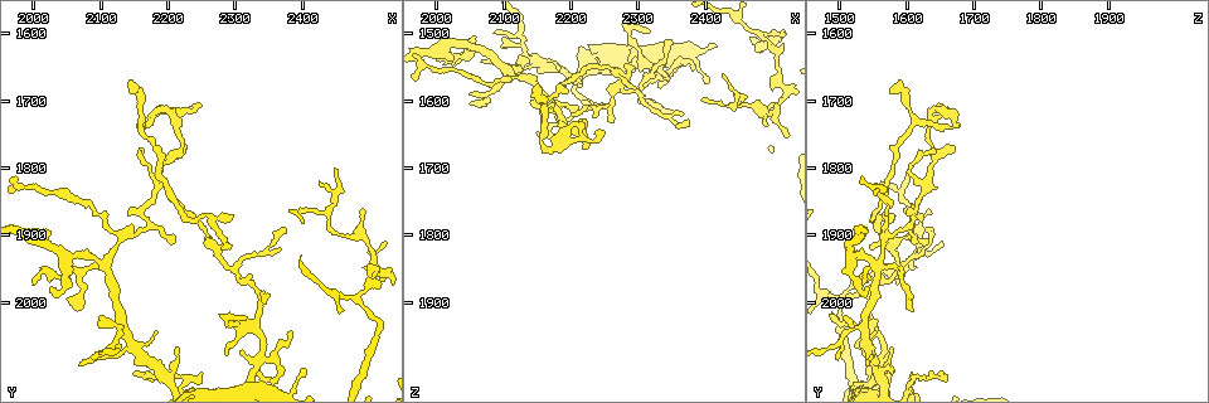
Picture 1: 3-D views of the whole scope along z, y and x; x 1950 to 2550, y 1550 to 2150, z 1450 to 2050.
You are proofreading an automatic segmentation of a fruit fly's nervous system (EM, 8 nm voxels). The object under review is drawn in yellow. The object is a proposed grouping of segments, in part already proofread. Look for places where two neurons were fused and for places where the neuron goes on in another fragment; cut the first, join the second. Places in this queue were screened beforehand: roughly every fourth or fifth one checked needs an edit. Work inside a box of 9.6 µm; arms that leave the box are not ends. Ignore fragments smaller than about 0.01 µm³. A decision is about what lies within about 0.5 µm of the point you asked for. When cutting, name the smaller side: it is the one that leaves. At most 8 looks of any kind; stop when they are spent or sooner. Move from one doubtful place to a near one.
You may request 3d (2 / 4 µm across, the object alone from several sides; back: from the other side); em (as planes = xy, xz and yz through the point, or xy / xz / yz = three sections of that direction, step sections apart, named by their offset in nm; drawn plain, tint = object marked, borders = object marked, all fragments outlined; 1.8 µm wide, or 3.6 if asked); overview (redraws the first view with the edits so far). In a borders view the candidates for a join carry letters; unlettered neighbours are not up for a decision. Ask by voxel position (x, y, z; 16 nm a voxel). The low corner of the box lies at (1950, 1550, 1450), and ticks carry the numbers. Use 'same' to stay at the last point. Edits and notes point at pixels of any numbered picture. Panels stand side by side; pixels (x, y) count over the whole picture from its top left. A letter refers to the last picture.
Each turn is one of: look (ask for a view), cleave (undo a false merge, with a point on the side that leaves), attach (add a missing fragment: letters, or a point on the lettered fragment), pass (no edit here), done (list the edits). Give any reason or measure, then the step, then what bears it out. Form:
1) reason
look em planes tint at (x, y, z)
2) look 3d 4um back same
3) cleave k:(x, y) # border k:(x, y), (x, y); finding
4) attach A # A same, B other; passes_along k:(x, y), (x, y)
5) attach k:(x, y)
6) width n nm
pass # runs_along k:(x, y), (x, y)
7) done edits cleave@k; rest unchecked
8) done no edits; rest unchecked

thin end
look 3d 2um at (2520, 1915, 1660)

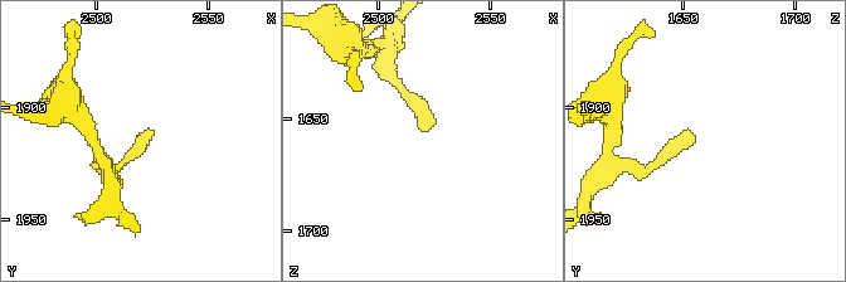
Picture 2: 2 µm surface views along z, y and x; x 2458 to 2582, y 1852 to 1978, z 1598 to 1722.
look em yz step 8 tint at (2518, 1915, 1655)

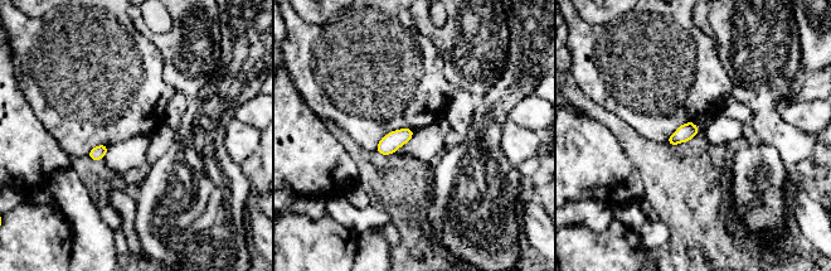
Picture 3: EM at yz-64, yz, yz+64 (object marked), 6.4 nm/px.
look em xz step 16 borders same

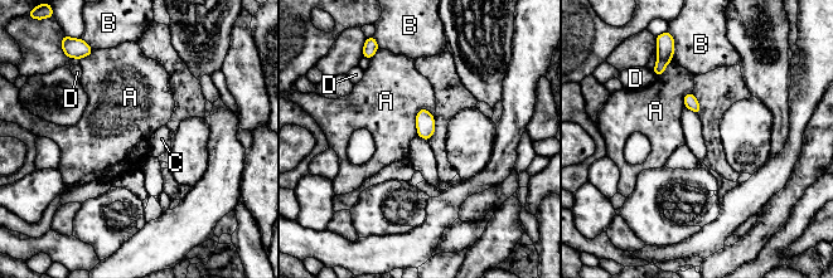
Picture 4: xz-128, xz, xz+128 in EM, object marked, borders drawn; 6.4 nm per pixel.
longest_contact A 180 nm
pass # A other, B other, C other, D other; no lettered fragment goes on from it

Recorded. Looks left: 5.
tapers out
look 3d 4um back at (2385, 2045, 1550)

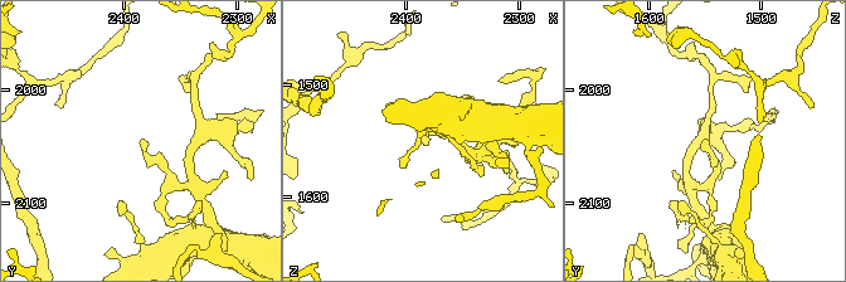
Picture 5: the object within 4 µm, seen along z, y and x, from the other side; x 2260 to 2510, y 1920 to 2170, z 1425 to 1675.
look em xy step 16 borders at (2382, 2042, 1548)

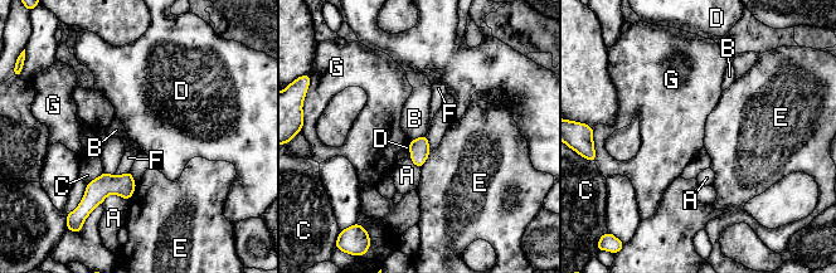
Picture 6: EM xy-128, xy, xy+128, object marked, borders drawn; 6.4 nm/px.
cut it another way
look em planes borders same

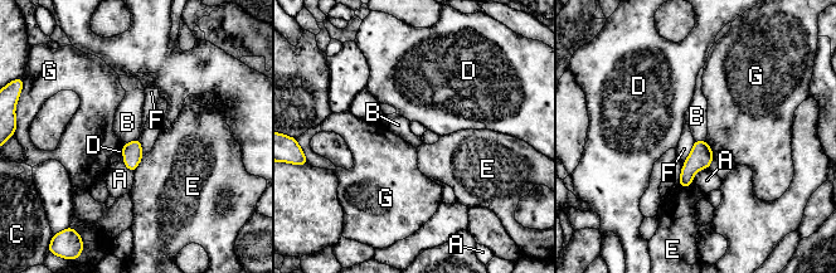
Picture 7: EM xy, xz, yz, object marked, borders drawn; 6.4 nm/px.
longest_contact F 150 nm
pass # A other, B other, C other, D other, E other, F other, G other; border 7:(136, 139), (122, 146); no lettered fragment goes on from it

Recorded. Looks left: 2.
free end
look 3d 4um at (2100, 2025, 1505)

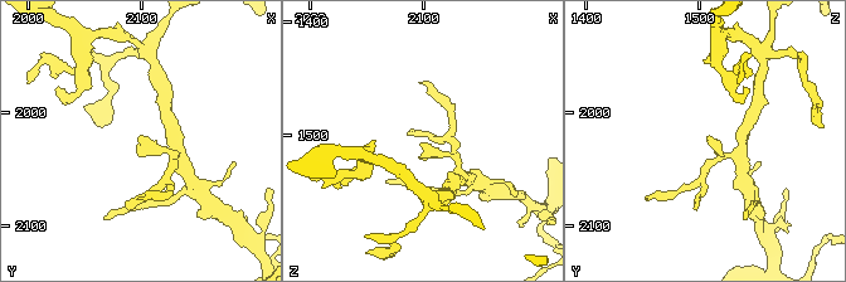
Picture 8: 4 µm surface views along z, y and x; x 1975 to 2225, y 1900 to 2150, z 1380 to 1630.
look em planes borders at (2102, 2020, 1504)

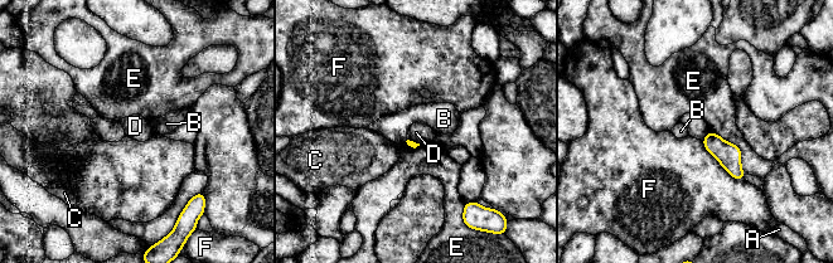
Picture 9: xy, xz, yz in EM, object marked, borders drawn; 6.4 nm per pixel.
pass # A other, B other, C other, D other, E other, F other; border 9:(710, 131), (702, 140); no lettered fragment goes on from it

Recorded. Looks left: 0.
done no edits; rest unchecked

